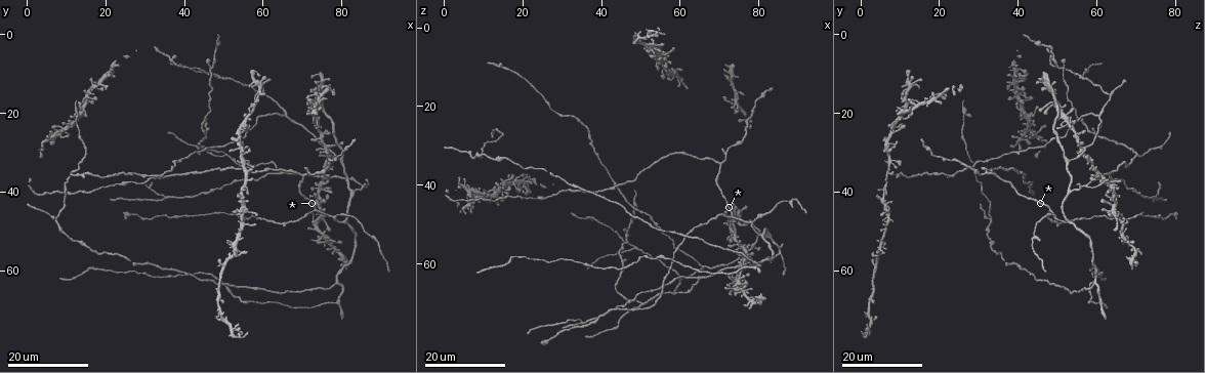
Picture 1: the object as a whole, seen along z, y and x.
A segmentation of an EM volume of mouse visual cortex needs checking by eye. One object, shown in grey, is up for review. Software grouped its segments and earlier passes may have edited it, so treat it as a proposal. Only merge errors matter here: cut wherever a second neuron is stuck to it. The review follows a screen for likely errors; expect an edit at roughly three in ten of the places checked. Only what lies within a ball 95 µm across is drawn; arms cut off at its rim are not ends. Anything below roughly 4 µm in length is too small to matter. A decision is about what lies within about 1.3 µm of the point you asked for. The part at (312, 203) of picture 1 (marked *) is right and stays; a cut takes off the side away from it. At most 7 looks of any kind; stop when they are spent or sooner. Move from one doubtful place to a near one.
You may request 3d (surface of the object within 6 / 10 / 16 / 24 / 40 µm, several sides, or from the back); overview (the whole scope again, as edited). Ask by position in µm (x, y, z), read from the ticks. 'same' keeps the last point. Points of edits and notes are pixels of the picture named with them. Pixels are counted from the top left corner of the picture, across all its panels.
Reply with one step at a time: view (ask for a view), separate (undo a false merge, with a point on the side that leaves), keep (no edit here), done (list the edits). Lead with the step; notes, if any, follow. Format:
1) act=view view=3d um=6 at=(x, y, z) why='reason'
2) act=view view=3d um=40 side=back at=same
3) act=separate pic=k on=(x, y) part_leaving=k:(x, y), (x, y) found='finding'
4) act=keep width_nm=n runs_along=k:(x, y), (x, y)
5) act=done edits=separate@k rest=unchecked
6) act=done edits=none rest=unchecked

act=view view=3d um=24 at=(65.5, 20.0, 60.5) why='three arms meet'

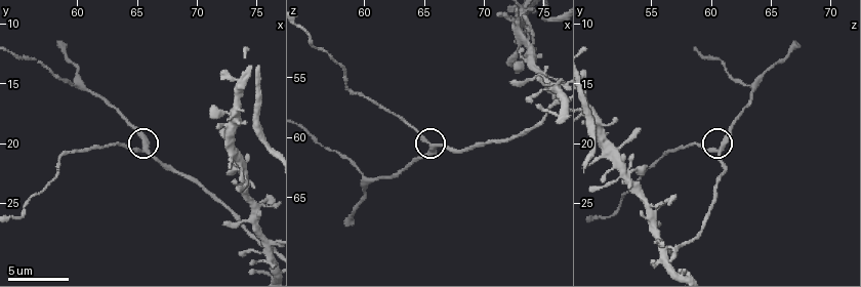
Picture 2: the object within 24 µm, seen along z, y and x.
act=view view=3d um=6 at=(65.6, 20.2, 61.0)

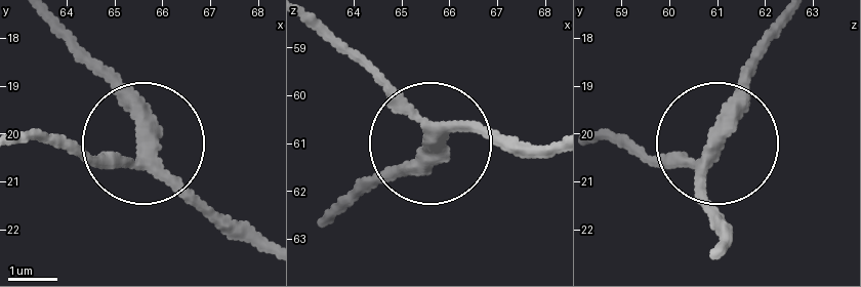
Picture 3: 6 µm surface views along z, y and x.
act=keep runs_along=3:(718, 250), (726, 230), (701, 169), (734, 83), (783, 26) found='all the same neuron'

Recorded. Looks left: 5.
act=view view=3d um=24 at=(73.0, 45.0, 48.5) why='three-way junction'

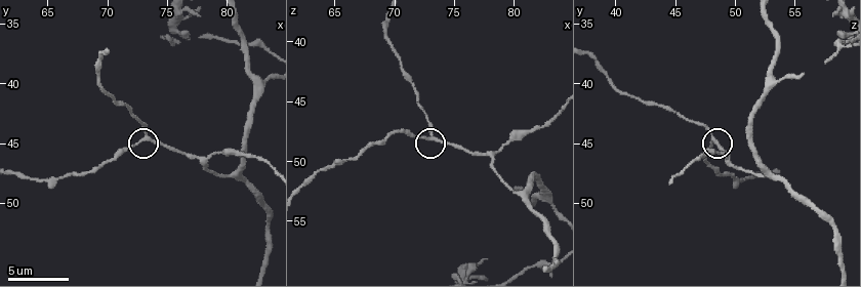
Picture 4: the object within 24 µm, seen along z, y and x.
act=view view=3d um=6 at=(73.4, 44.6, 48.0) why='closer look'

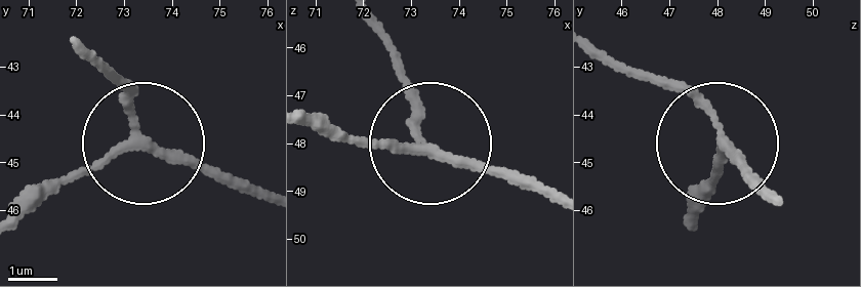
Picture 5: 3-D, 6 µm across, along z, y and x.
act=keep arms=3 runs_along=5:(605, 67), (687, 95), (724, 140), (699, 222) found='one neuron here'

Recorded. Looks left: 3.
act=view view=3d um=24 at=(48.5, 10.0, 56.0)

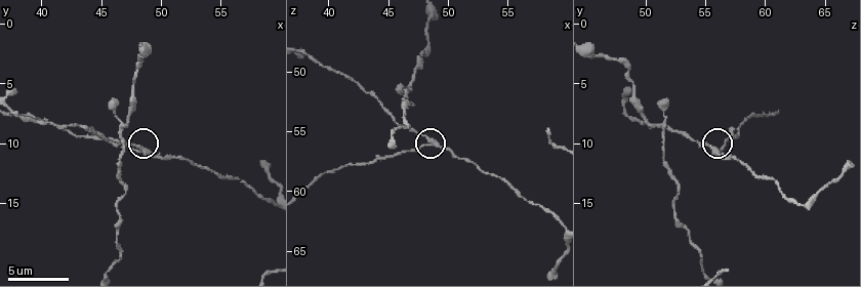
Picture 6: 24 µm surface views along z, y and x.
act=view view=3d um=6 at=(48.4, 10.4, 55.6)

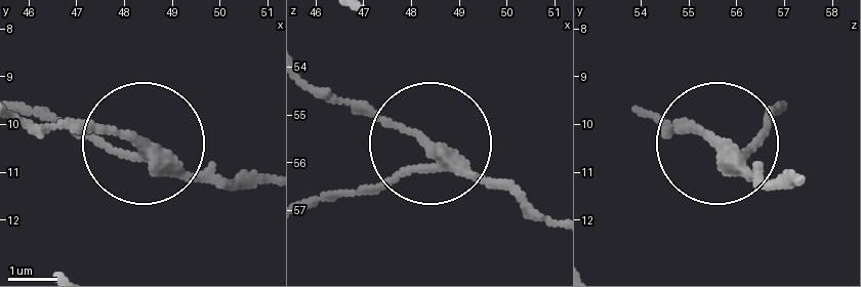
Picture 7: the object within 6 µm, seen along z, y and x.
act=separate pic=7 on=(377, 193) arms=3 part_leaving=7:(438, 165), (306, 202) found='a second neuron is stuck on'

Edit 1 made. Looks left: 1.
act=view view=3d um=16 at=(76.4, 29.0, 56.6) why='four arms meet'

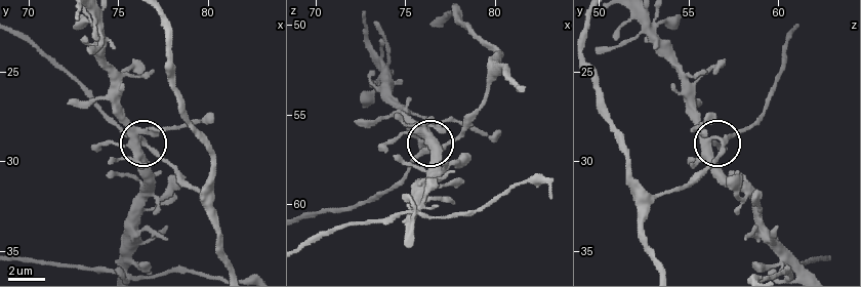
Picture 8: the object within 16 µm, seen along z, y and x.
act=separate pic=8 on=(174, 124) part_leaving=8:(148, 128), (177, 128), (213, 120) found='two neurons meet here'

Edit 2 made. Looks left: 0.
act=done edits=separate@7,separate@8 rest=unchecked

